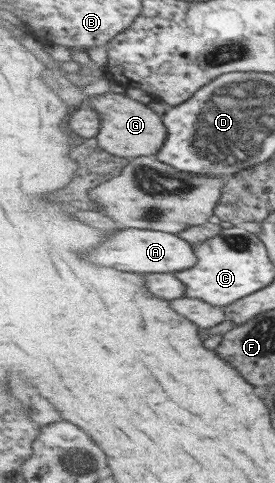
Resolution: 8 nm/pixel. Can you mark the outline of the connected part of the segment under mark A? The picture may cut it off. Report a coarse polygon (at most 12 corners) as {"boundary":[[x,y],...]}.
{"boundary":[[119,227],[89,261],[122,272],[195,267],[175,233]]}

